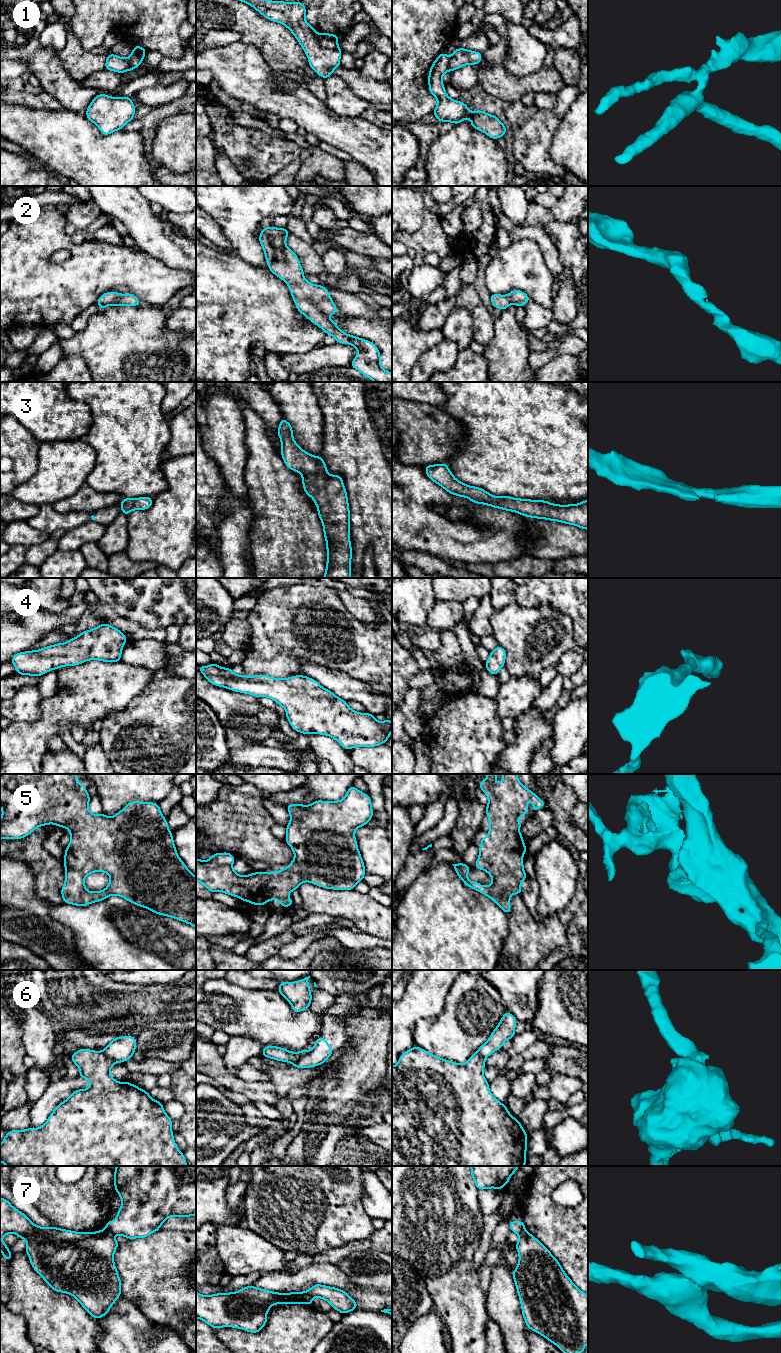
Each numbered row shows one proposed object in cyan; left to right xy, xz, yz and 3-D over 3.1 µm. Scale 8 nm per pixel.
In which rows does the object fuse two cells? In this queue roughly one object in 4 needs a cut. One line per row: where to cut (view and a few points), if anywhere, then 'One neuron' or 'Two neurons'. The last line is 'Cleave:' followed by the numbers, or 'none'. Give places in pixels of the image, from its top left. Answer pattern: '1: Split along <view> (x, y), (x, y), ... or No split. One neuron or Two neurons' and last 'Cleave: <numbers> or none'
1: Split along xz (317, 34), (317, 40), (321, 45), (331, 49), (338, 47). Two neurons
2: No split. One neuron
3: No split. One neuron
4: No split. One neuron
5: No split. One neuron
6: Split along xz (309, 1051), (293, 1064). Two neurons
7: Split along xy (105, 1229), (113, 1235). Two neurons
Cleave: 1, 6, 7

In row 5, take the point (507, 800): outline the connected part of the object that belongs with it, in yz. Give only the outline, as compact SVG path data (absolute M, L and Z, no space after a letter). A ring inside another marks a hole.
M486 774L485 777L487 780L480 781L478 786L489 801L486 806L489 832L487 837L481 838L475 868L486 871L493 882L483 887L481 883L468 879L471 869L468 865L452 865L467 887L489 897L508 915L511 911L510 897L521 895L521 884L527 878L523 866L527 847L518 831L523 824L517 820L529 812L527 801L533 802L534 813L546 805L544 800L522 785L517 774L502 774L503 781L499 784L495 781L497 774Z

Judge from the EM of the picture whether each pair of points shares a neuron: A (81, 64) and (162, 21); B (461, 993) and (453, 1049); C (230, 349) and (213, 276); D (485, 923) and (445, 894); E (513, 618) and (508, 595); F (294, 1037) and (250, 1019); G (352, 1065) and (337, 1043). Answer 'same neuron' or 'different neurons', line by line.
A: different neurons
B: same neuron
C: same neuron
D: same neuron
E: different neurons
F: same neuron
G: different neurons

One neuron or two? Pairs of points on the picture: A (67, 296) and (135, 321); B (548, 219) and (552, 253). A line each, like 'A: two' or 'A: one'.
A: two
B: two

